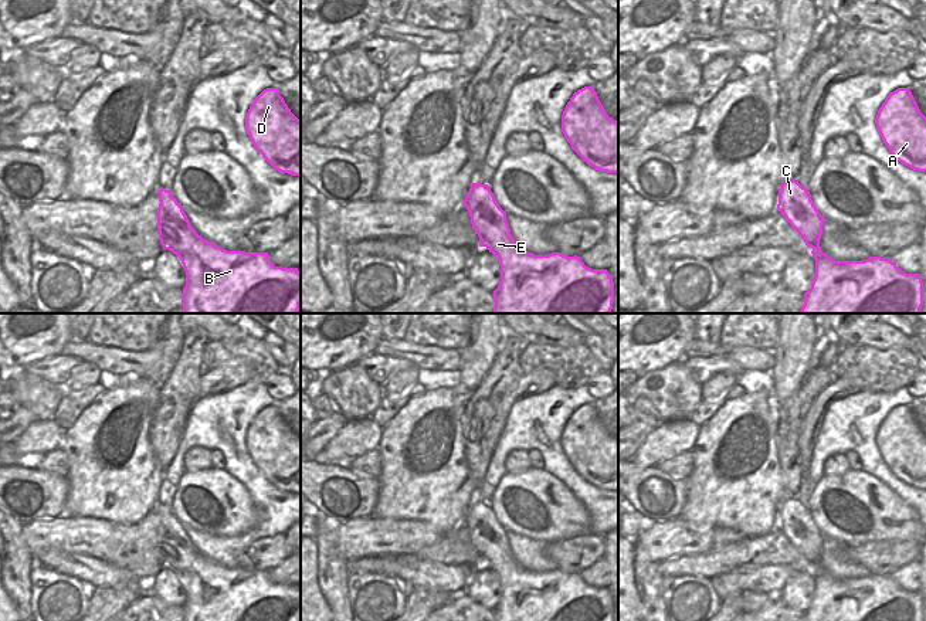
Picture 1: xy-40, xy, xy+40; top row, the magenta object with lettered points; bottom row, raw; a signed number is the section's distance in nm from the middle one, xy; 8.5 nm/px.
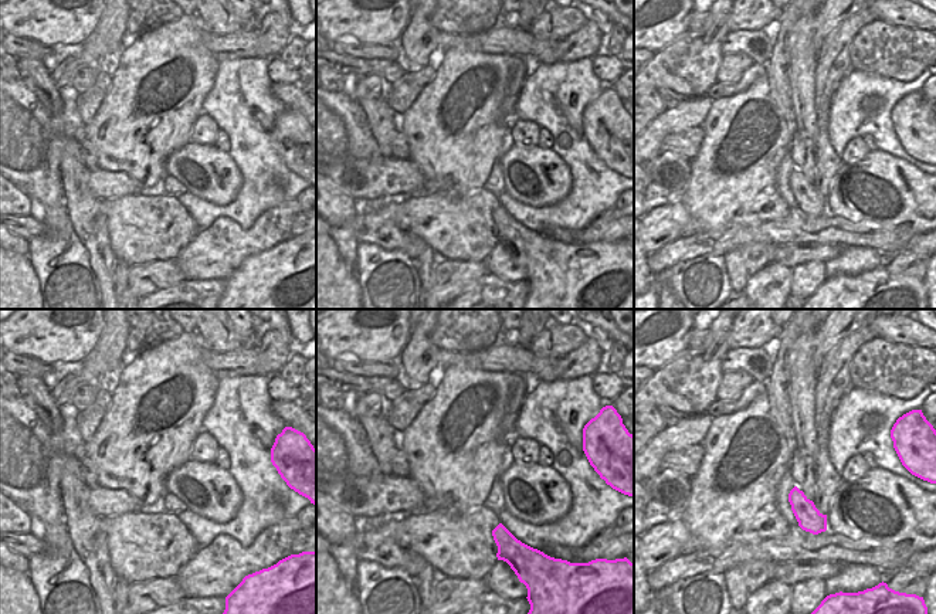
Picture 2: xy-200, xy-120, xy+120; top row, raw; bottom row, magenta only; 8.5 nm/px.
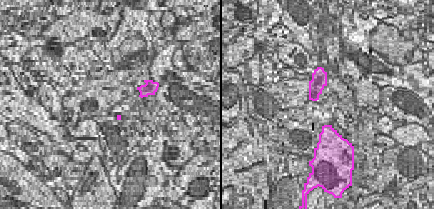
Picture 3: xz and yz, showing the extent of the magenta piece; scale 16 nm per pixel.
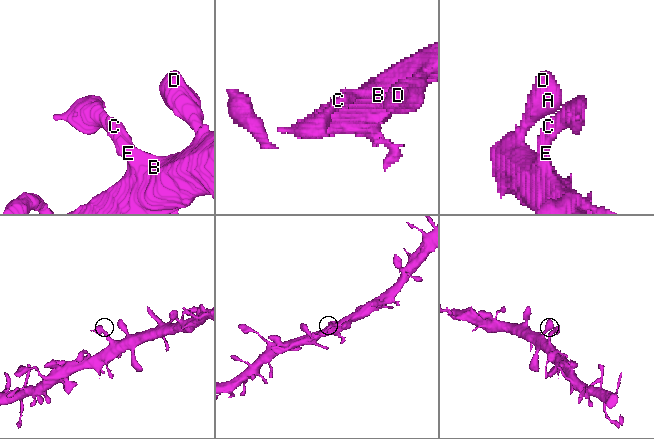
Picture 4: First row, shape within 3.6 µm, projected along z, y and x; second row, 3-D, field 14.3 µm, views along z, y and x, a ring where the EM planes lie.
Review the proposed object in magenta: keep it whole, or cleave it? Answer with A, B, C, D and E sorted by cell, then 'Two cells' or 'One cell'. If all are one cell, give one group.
Groups: A B C D E. One cell

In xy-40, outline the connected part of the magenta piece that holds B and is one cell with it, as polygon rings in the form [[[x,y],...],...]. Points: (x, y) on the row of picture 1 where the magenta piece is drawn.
[[[159,190],[157,227],[163,250],[176,254],[186,271],[182,313],[298,313],[301,305],[301,272],[298,268],[275,267],[268,252],[227,251],[204,240],[191,227],[183,207],[170,190]]]

